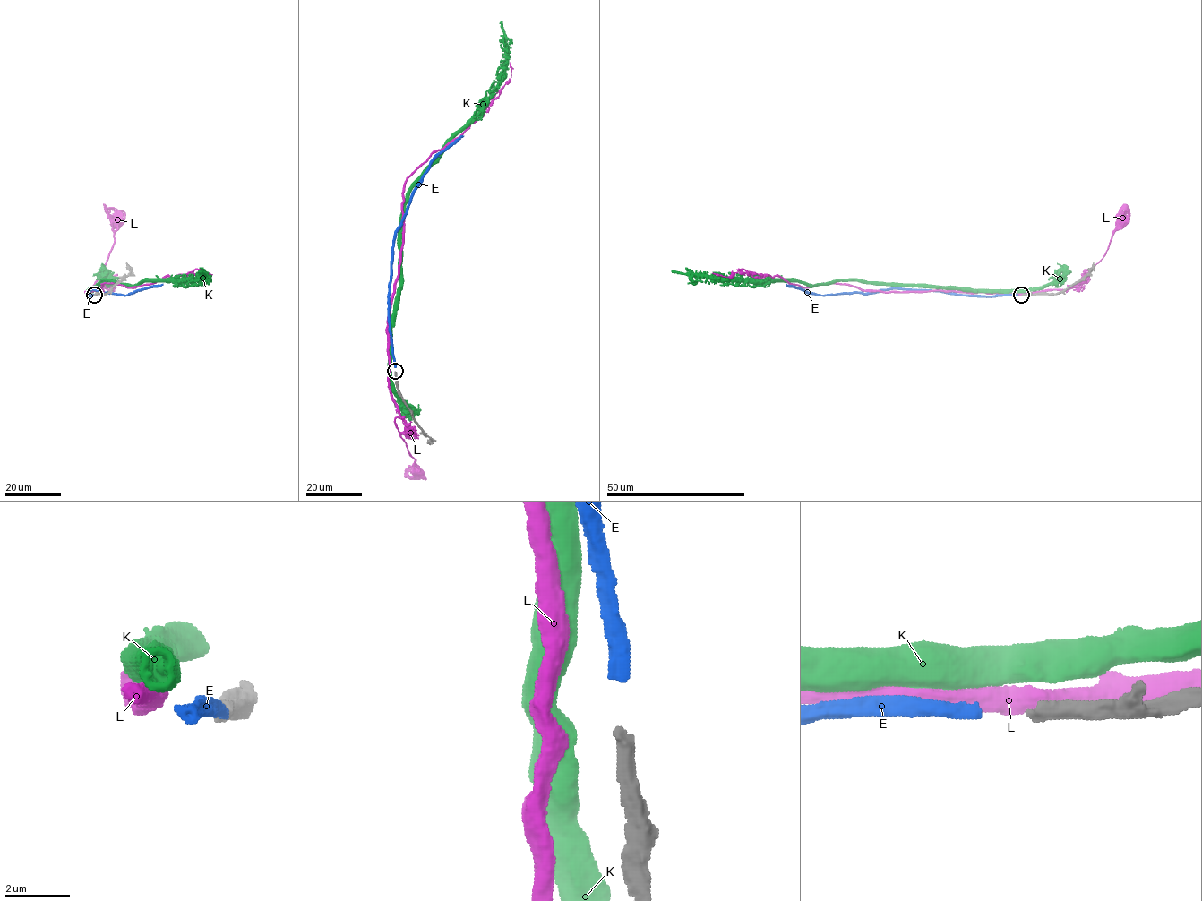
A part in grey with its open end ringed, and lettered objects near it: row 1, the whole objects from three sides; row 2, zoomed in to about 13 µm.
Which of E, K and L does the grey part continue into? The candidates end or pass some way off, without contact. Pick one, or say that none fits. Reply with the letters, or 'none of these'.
E

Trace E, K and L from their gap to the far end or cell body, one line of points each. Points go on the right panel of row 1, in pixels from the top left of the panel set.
E: (1017, 295), (959, 295), (890, 288), (815, 295), (786, 284)
K: (1022, 292), (890, 286), (858, 281), (811, 285), (742, 281), (688, 275), (672, 270)
L: (1022, 294), (1066, 290), (1076, 286), (1103, 257), (1112, 233), (1124, 223)

